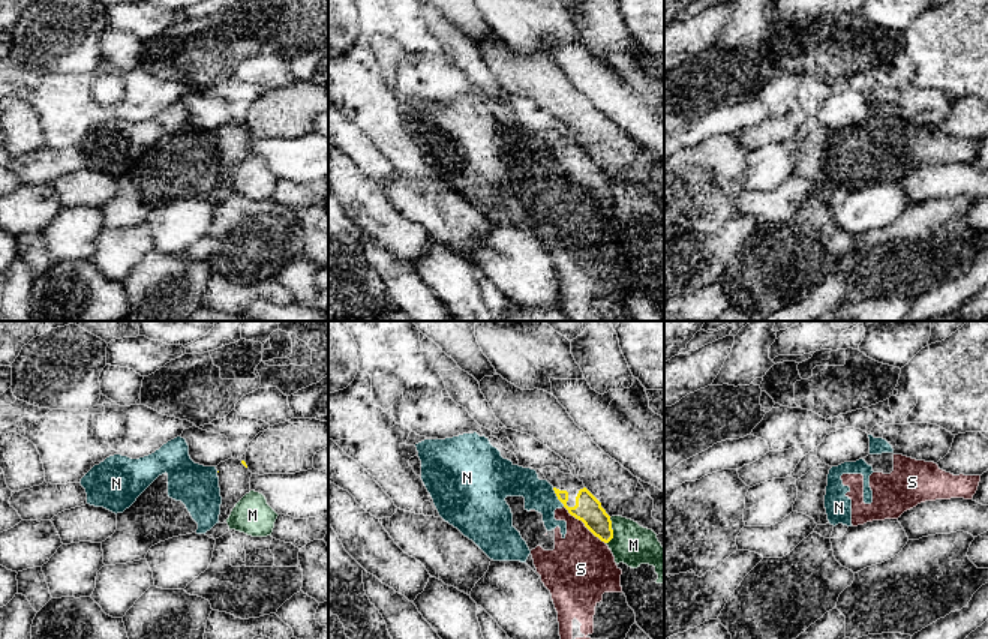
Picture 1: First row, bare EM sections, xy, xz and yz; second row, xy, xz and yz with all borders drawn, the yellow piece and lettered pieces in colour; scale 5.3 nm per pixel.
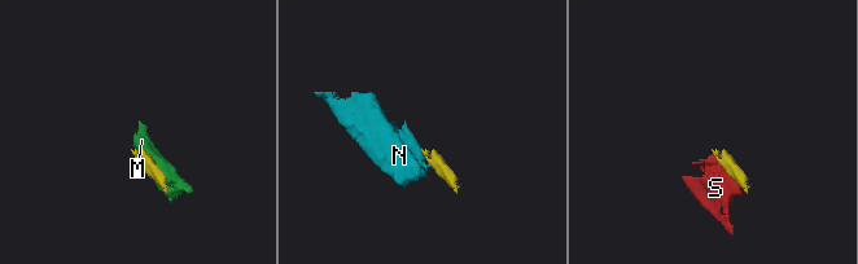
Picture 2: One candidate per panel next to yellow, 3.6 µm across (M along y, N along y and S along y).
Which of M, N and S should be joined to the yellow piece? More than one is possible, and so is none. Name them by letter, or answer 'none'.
none

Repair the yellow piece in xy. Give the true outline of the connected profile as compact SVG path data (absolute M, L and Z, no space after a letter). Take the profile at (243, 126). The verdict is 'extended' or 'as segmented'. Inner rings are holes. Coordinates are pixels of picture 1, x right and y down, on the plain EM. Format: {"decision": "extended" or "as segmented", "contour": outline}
{"decision": "extended", "contour": "M234 122L220 126L216 134L219 135L217 141L222 160L219 188L223 188L235 168L250 156L252 136L244 124Z"}

